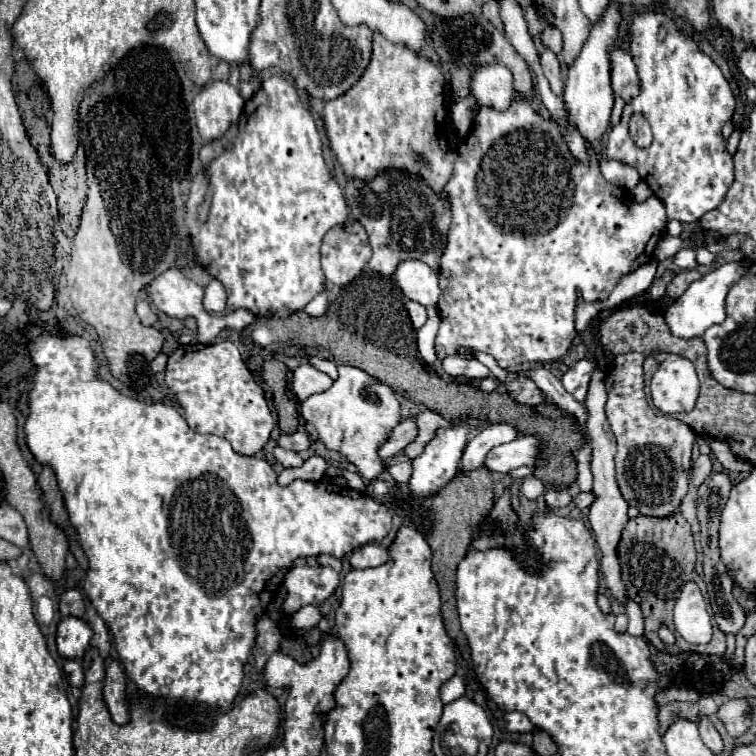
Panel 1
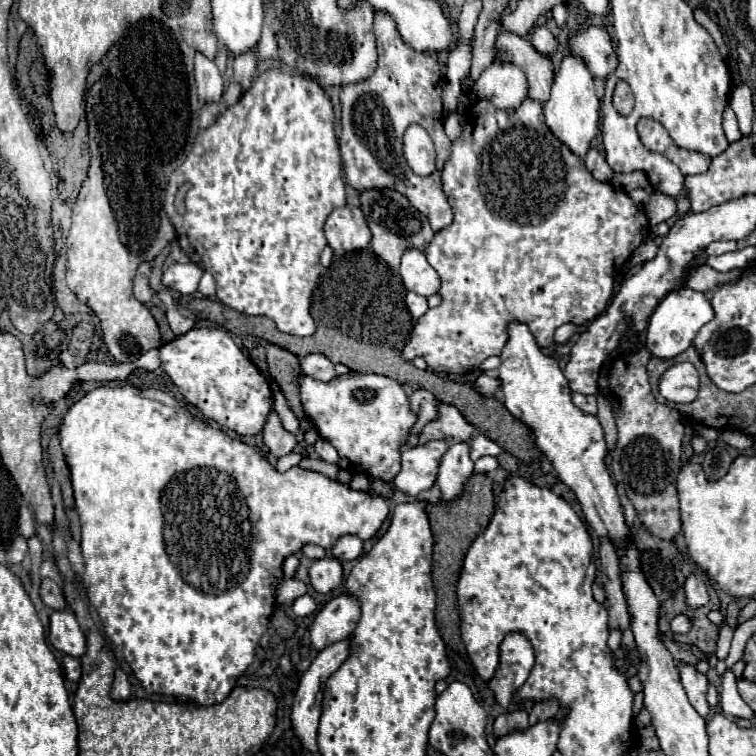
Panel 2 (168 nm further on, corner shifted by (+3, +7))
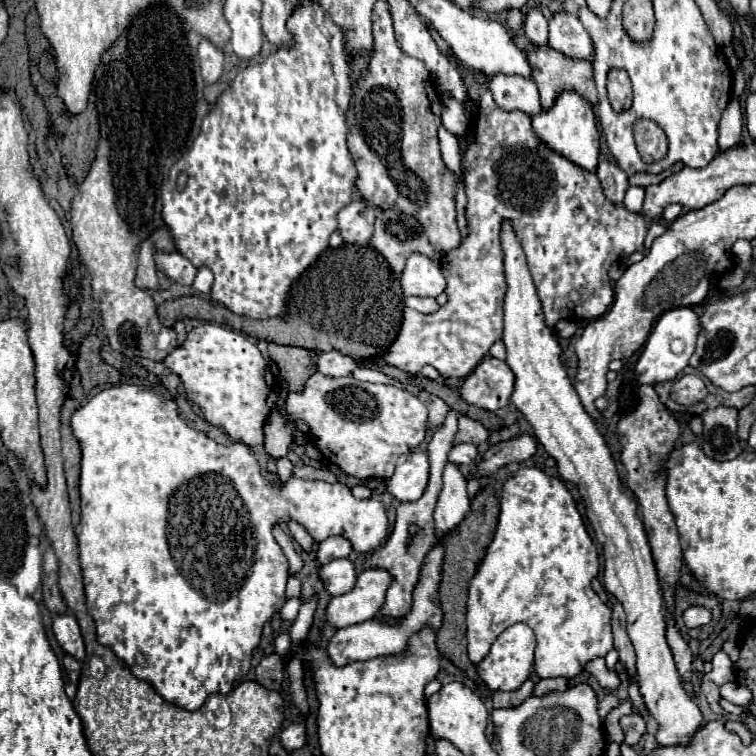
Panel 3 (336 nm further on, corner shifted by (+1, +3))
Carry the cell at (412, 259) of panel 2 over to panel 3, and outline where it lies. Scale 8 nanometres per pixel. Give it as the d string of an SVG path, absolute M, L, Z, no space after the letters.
M412 253L408 257L400 283L404 295L418 297L438 297L446 289L440 267L430 257L420 253Z

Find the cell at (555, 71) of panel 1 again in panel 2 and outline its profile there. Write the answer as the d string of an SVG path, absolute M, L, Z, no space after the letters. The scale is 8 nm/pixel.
M544 25L544 27L534 27L534 31L532 31L532 45L536 47L538 53L552 55L556 51L556 47L558 47L558 41L550 33L550 29Z

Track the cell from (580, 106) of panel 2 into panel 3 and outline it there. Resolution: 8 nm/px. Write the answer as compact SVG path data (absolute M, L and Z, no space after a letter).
M562 91L548 111L542 111L536 117L532 117L532 127L534 127L534 133L544 143L548 143L548 147L552 147L556 153L564 155L566 159L584 167L586 171L596 169L598 153L600 153L600 133L596 127L594 107L580 93Z

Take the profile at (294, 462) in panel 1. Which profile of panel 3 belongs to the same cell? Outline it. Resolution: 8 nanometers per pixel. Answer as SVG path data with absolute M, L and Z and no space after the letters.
M274 409L270 413L270 419L264 427L264 449L270 457L274 459L280 459L280 457L286 457L288 451L290 451L290 445L294 441L294 435L292 435L292 425L286 421L286 417Z

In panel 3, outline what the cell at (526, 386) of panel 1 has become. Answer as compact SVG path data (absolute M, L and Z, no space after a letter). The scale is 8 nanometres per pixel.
M504 223L502 227L502 249L508 283L504 299L504 345L508 355L506 363L516 377L510 401L532 425L536 441L556 461L558 477L566 483L574 483L584 499L586 517L598 543L604 547L604 587L622 603L626 613L628 635L638 657L636 681L650 715L658 721L658 745L686 747L702 727L704 717L698 705L684 691L666 641L666 605L662 585L638 517L636 499L624 487L604 435L582 407L580 397L562 367L562 349L554 339L554 333L544 325L540 299L536 295L524 251L516 241L510 223Z

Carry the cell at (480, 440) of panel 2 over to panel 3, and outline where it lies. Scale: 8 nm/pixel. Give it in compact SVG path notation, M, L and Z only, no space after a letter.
M460 443L460 445L454 445L452 451L448 453L448 459L452 459L452 463L456 465L470 465L478 459L478 447L474 443Z

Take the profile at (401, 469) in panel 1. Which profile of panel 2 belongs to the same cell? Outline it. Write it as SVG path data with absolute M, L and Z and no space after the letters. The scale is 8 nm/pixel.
M350 373L334 377L328 383L318 383L312 377L302 377L300 397L306 415L314 421L322 439L338 451L338 465L352 473L368 473L382 481L392 481L400 471L400 447L408 441L418 415L410 409L410 399L404 387L386 375Z

